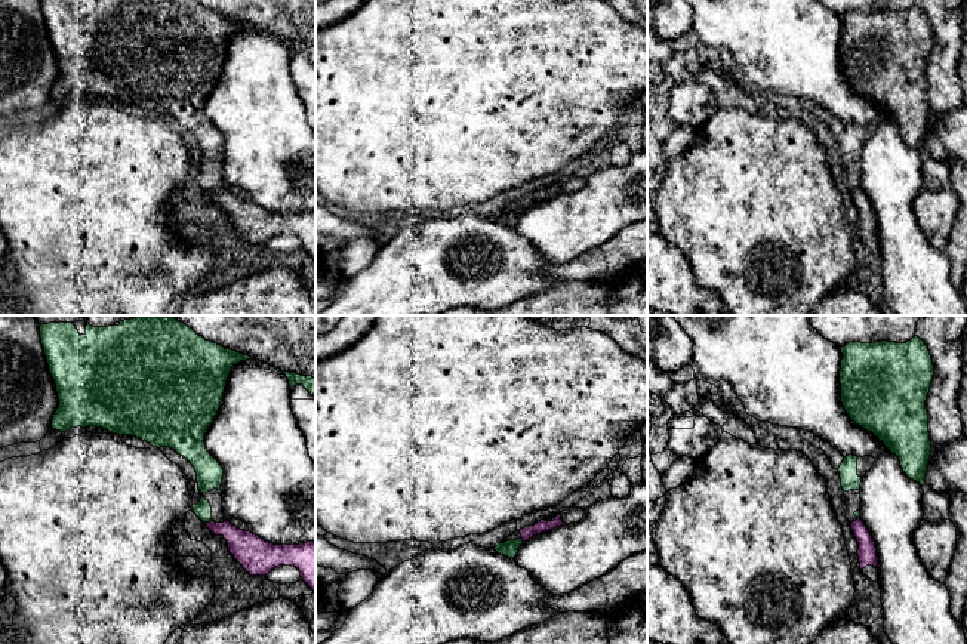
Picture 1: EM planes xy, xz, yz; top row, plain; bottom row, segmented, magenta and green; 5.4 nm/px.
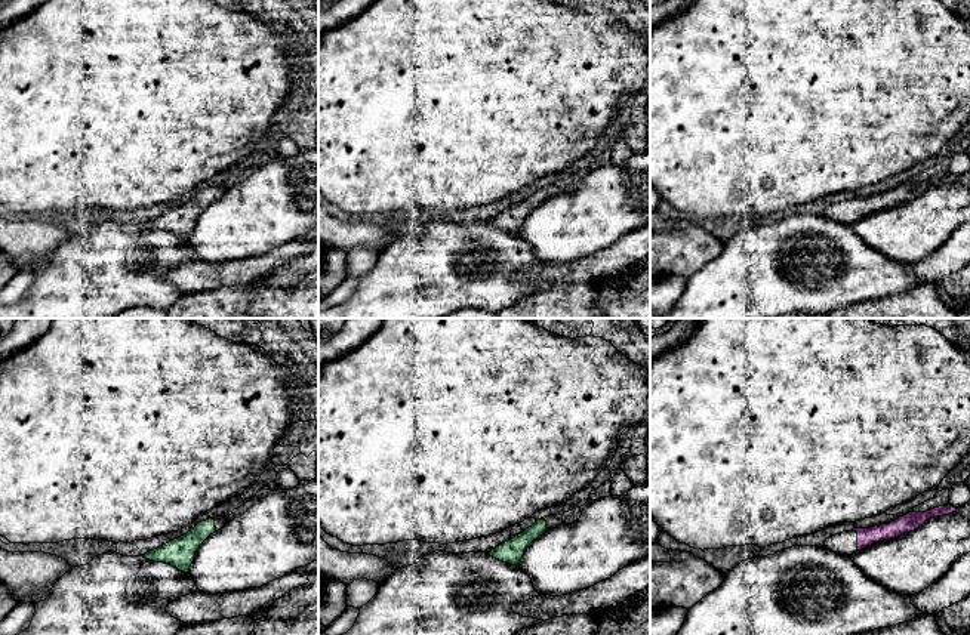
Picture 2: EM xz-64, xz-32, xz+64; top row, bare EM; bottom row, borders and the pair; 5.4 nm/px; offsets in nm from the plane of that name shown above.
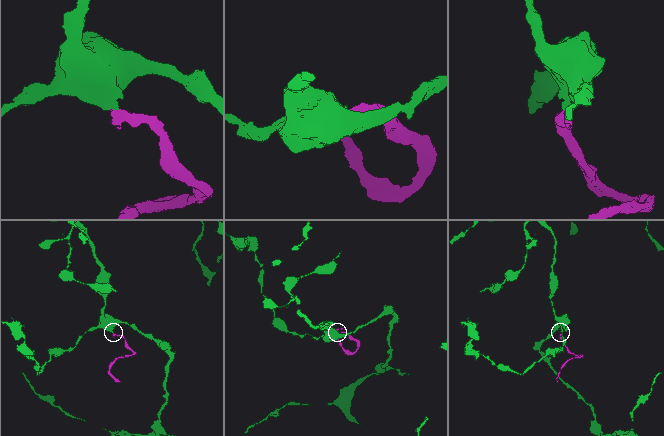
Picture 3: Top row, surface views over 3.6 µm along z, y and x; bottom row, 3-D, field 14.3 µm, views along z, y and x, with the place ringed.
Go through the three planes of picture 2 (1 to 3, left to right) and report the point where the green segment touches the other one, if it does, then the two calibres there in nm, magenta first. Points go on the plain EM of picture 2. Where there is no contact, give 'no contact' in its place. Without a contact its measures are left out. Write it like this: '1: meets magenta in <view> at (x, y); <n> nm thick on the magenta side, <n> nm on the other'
1: no contact
2: no contact
3: no contact

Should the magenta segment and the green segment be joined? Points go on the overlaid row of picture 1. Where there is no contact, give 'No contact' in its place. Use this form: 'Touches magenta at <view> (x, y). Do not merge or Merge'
Touches magenta at xy (208, 523). Do not merge

